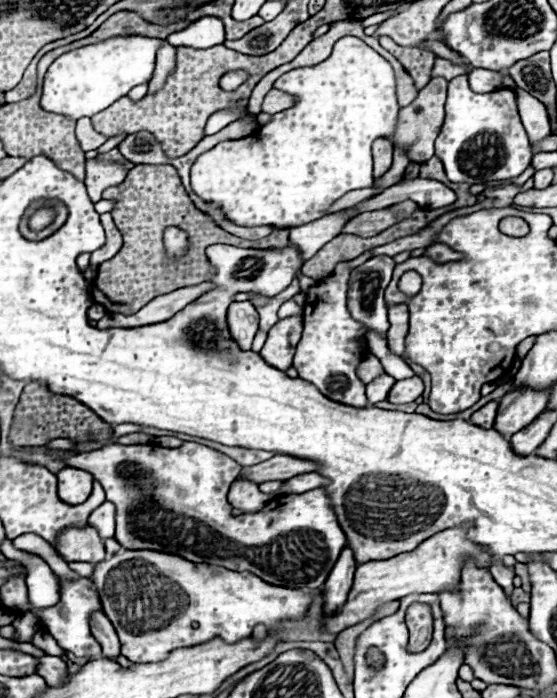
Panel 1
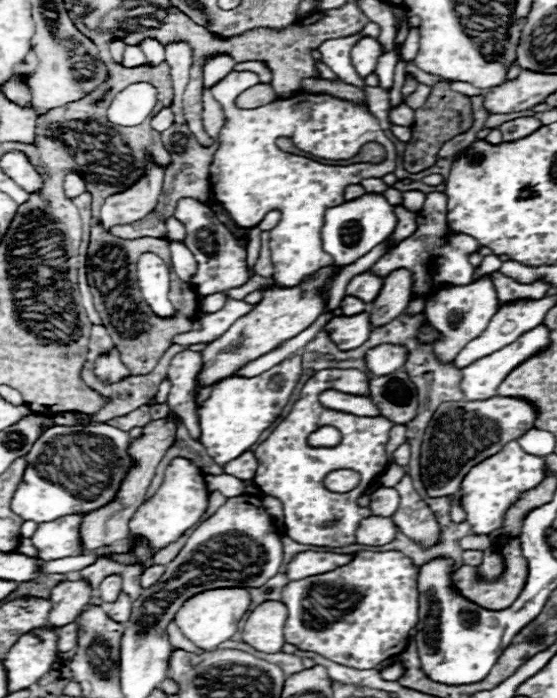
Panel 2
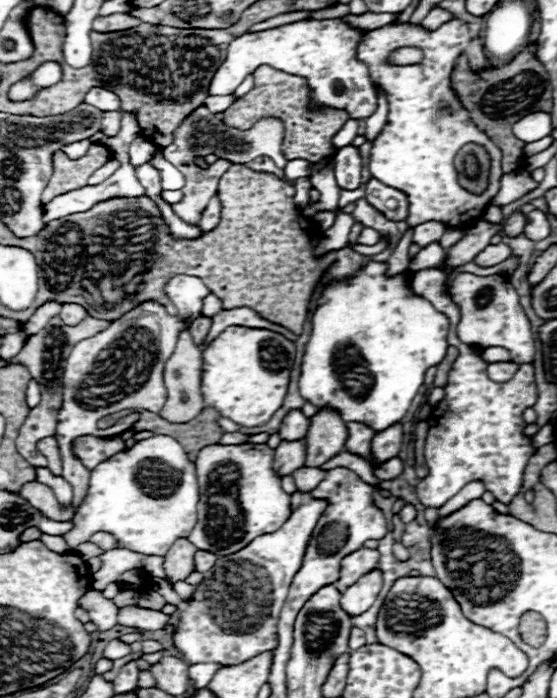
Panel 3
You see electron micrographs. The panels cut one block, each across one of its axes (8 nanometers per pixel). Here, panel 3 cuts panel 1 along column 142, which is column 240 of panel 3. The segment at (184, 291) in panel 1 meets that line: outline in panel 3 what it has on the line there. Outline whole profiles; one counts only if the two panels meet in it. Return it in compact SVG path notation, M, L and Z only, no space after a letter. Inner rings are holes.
M234 308L234 310L222 310L218 312L218 316L212 318L212 328L208 334L206 342L212 342L220 332L224 332L228 326L248 326L248 328L266 328L266 330L274 330L280 334L280 326L258 316L258 312L254 312L252 308Z

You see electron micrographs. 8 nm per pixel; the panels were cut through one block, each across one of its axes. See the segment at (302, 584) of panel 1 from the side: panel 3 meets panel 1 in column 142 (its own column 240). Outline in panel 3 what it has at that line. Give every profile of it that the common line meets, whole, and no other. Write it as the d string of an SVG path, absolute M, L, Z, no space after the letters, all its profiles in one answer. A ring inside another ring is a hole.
M212 444L202 448L198 452L196 464L196 478L198 478L198 522L190 534L190 542L198 550L208 550L216 556L228 556L244 546L248 546L256 536L276 532L292 514L290 508L290 494L286 494L280 486L280 476L276 476L272 464L274 464L274 450L266 444L234 444L234 446L222 446Z

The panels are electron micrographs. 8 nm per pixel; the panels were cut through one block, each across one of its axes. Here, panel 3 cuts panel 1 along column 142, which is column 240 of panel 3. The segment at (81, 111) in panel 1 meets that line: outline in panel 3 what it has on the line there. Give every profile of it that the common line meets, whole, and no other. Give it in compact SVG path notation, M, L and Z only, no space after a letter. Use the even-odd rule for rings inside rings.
M340 18L300 20L256 34L242 34L228 46L226 60L216 70L208 92L210 96L232 94L236 86L258 66L270 64L272 68L284 70L288 74L304 76L312 88L314 102L346 110L354 120L368 118L376 110L376 90L368 76L368 64L356 58L358 40L362 36L364 30L352 28Z

